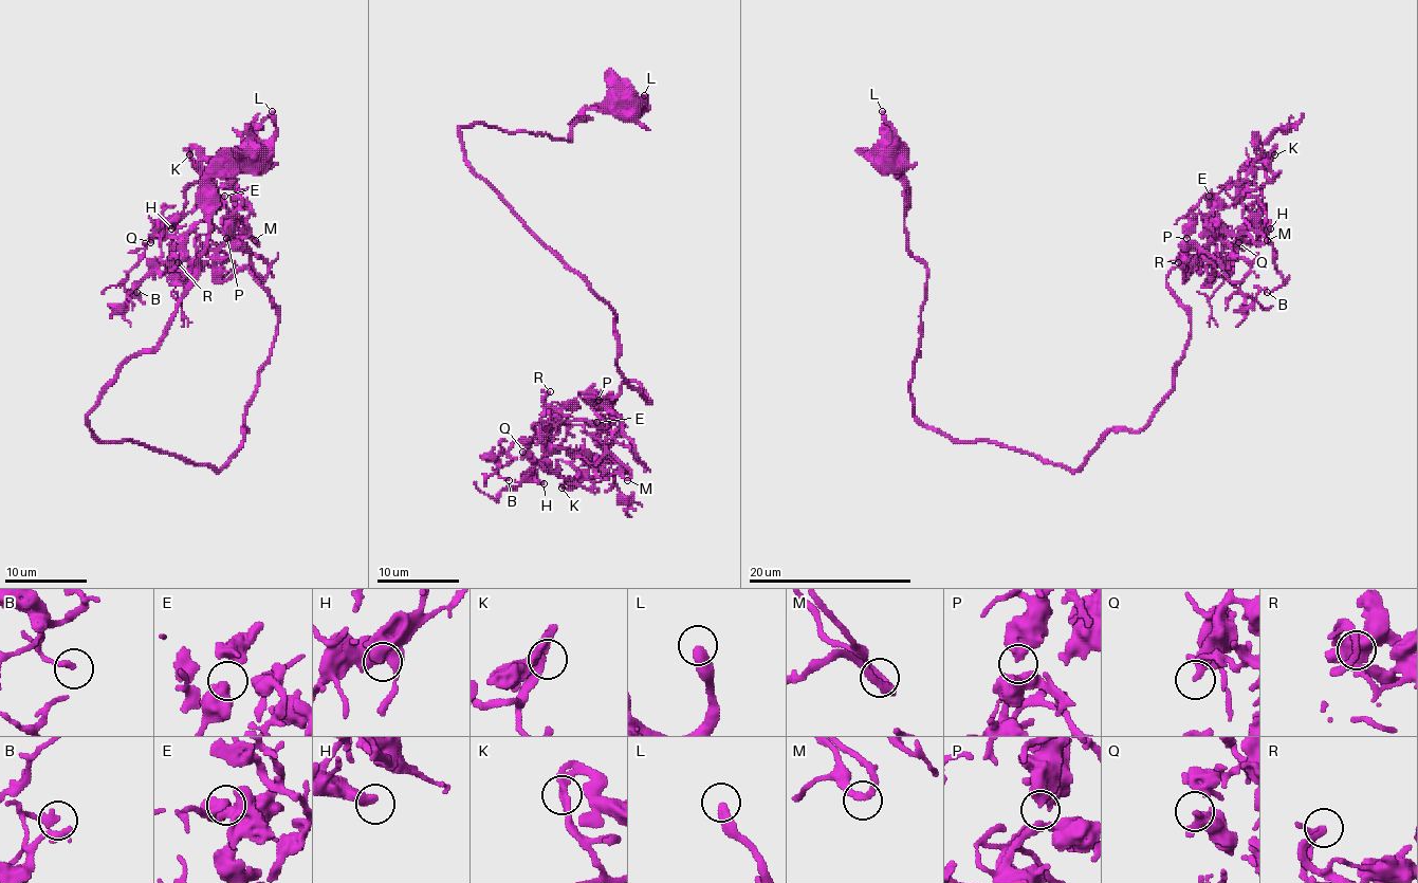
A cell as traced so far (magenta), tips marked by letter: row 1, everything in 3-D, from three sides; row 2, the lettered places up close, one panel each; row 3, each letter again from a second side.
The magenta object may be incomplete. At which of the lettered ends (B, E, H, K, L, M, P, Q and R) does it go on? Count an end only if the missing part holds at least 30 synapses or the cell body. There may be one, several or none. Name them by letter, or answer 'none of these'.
K

